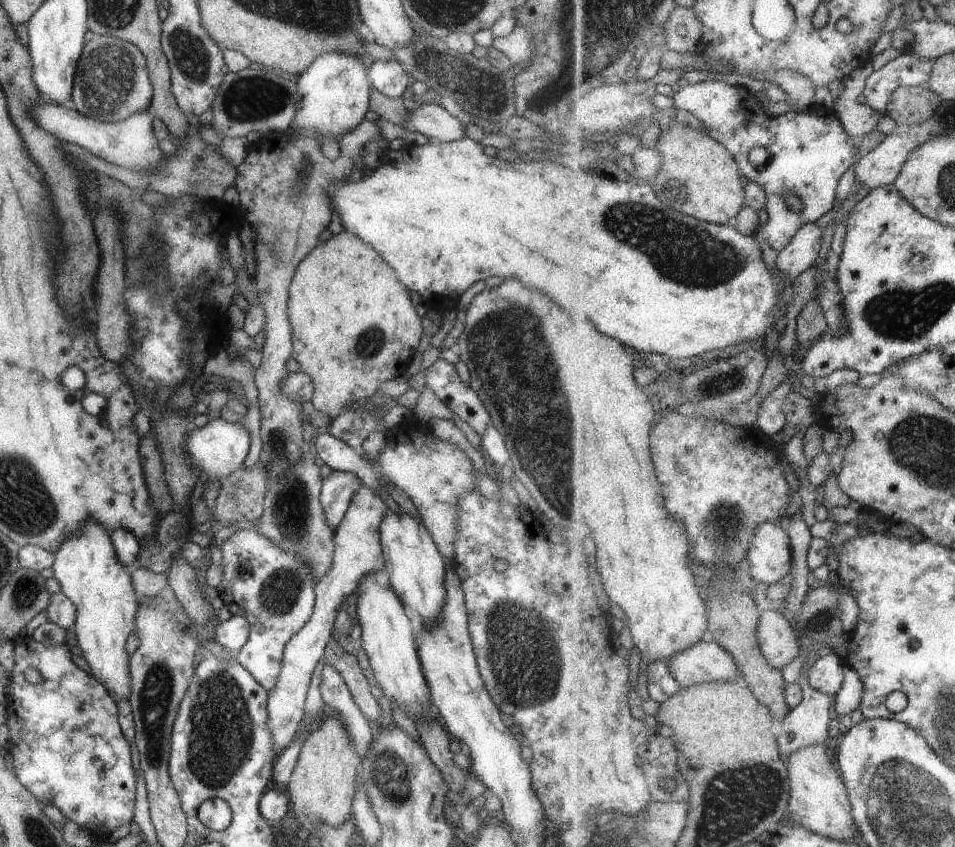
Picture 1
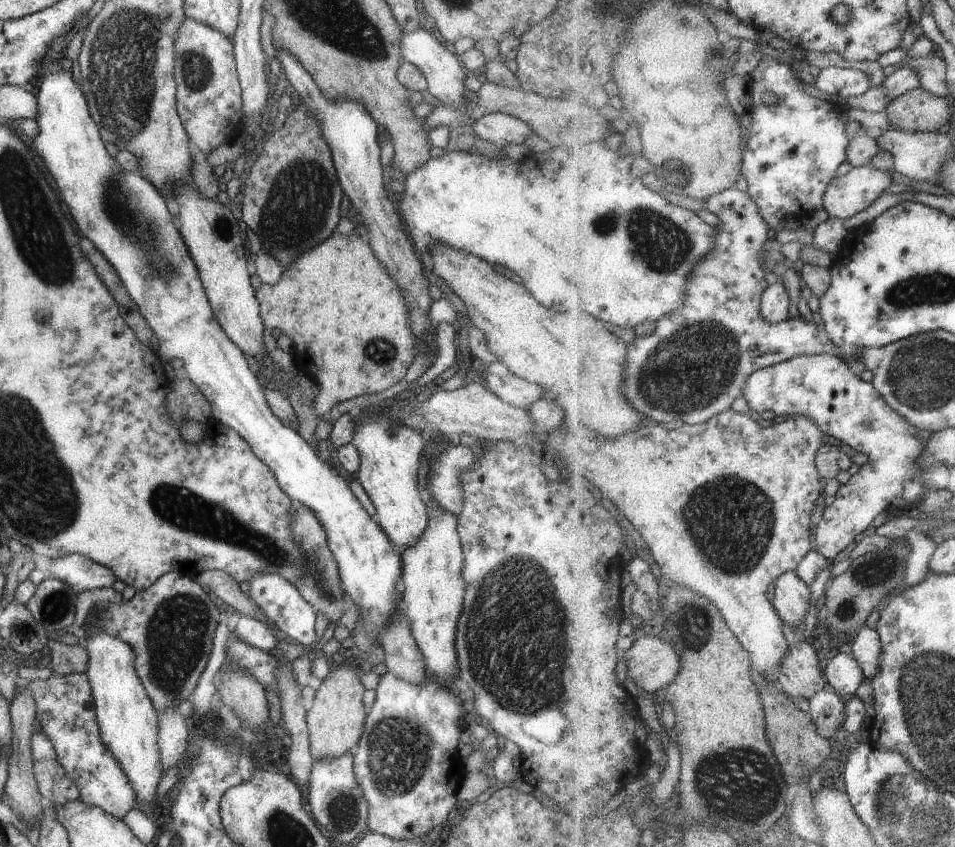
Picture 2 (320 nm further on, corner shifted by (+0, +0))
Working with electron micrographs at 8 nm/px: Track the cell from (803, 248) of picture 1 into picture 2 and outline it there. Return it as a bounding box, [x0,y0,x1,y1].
[761,283,790,324]

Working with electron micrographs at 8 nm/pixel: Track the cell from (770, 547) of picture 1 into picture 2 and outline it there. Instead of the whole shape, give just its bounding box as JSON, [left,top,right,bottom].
[772,571,811,626]

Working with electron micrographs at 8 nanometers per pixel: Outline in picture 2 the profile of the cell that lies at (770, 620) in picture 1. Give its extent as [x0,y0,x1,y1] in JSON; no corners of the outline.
[779,641,827,701]

